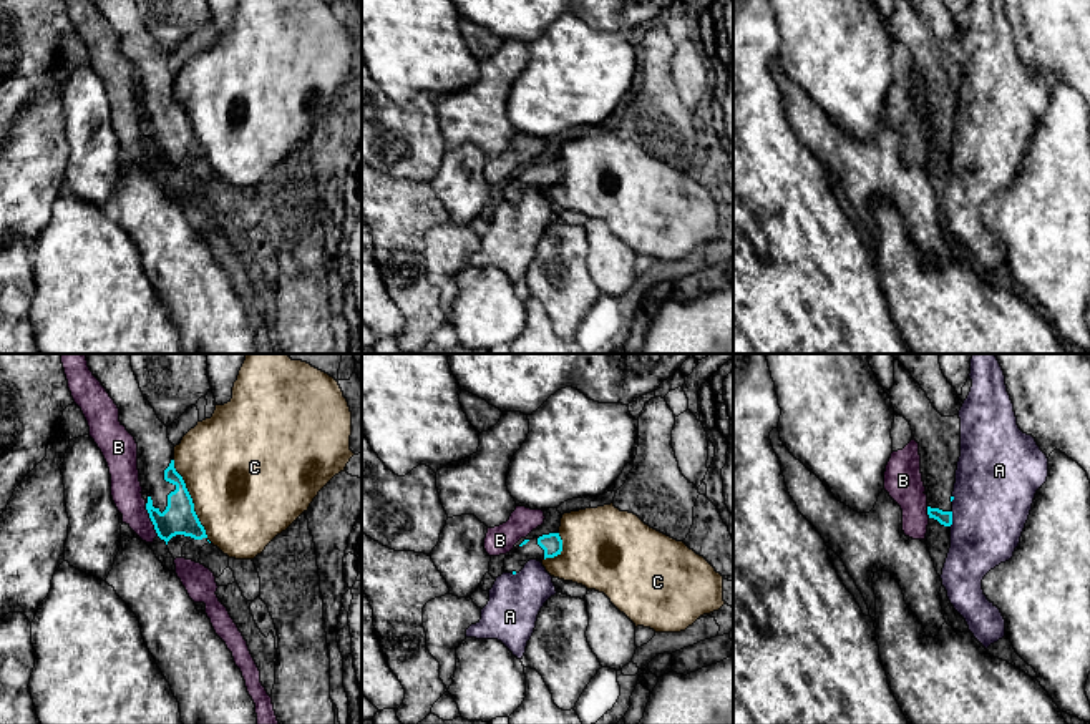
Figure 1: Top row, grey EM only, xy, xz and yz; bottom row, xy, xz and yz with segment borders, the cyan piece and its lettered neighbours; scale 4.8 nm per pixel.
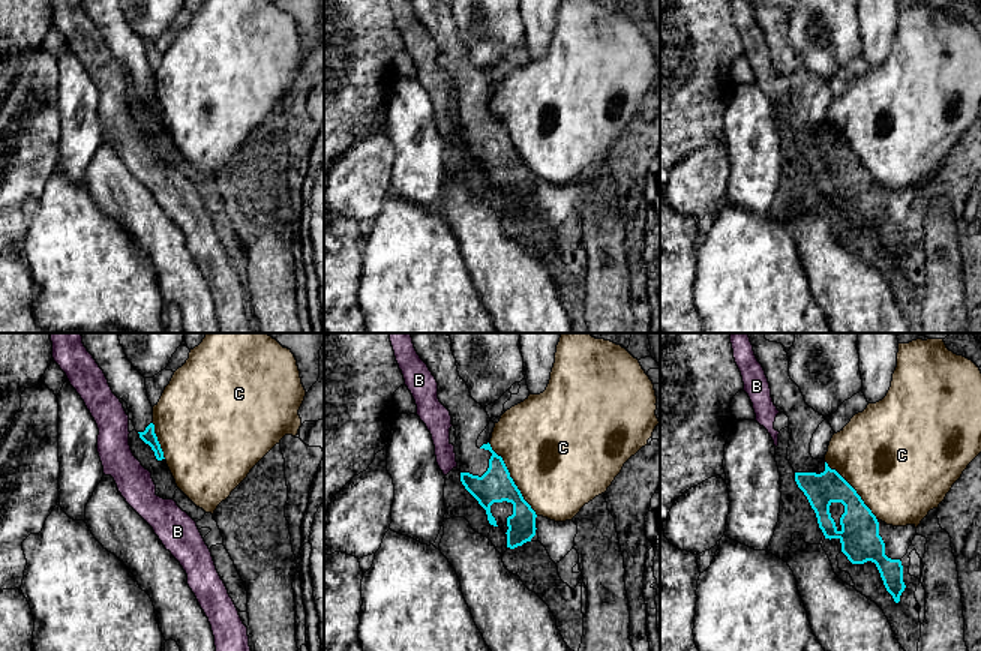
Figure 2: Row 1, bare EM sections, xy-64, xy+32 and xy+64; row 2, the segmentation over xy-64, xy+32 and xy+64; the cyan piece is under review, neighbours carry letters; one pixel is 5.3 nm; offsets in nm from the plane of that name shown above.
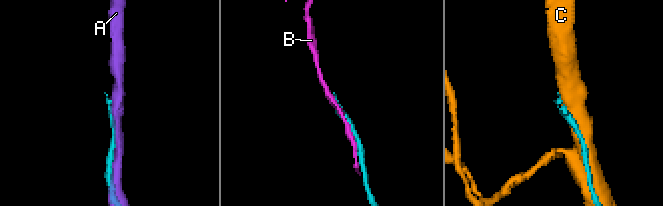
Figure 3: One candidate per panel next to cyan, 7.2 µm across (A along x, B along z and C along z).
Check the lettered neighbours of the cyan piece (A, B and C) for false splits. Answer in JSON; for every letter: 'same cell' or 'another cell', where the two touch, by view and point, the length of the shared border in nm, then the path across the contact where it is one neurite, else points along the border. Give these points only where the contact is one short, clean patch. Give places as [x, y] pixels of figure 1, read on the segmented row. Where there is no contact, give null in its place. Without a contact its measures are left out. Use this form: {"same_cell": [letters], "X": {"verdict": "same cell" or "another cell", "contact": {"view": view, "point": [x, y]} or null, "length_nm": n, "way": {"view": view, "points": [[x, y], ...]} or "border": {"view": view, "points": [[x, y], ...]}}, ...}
{"same_cell": [], "A": {"verdict": "another cell", "contact": {"view": "yz", "point": [951, 518]}, "length_nm": 80}, "B": {"verdict": "another cell", "contact": {"view": "xy", "point": [151, 520]}, "length_nm": 170}, "C": {"verdict": "another cell", "contact": {"view": "xy", "point": [191, 502]}, "length_nm": 440}}

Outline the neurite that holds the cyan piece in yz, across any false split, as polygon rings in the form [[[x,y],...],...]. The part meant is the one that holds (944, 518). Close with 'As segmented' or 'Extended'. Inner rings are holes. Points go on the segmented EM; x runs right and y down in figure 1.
[[[894,359],[894,385],[889,399],[894,412],[909,422],[912,437],[919,443],[927,515],[951,526],[952,492],[961,457],[961,418],[942,417],[898,359]]]. Extended

